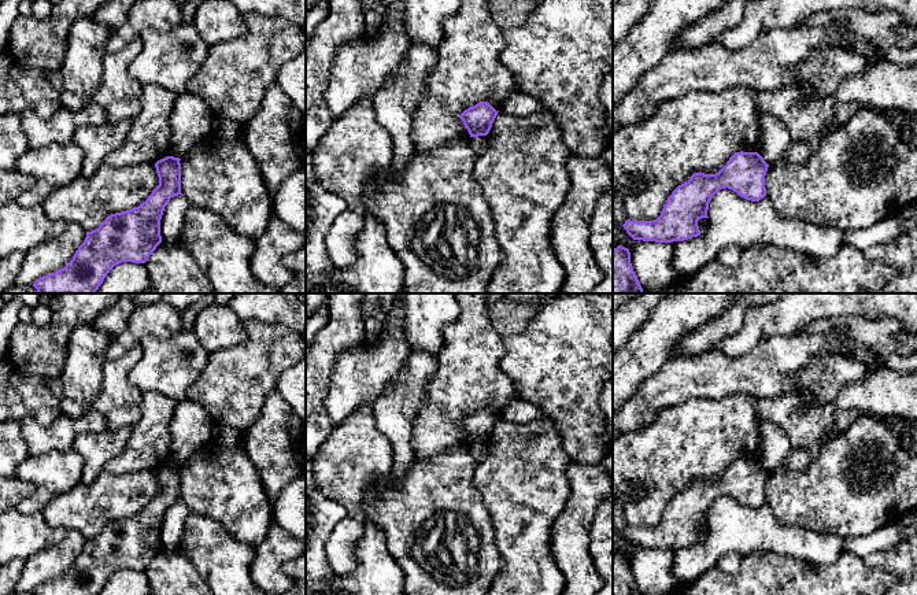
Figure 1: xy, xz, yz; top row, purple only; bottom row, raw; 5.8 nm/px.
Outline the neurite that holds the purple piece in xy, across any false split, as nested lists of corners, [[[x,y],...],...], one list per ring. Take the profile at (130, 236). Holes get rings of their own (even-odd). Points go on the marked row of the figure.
[[[166,156],[155,163],[159,185],[138,207],[108,215],[97,229],[86,232],[73,259],[60,270],[40,277],[33,287],[38,293],[95,293],[110,270],[122,263],[145,263],[162,243],[160,219],[171,197],[181,195],[180,158]]]

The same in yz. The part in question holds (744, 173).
[[[735,152],[726,165],[716,174],[694,173],[668,197],[661,215],[654,221],[631,221],[622,225],[633,240],[673,243],[700,236],[698,221],[707,217],[709,203],[720,189],[732,189],[739,196],[759,202],[766,196],[765,175],[769,165],[758,152]]]

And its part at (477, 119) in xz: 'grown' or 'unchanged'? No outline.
unchanged

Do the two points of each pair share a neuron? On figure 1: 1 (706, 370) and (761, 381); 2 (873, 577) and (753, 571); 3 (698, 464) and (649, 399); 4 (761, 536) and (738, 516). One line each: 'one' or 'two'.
1: one
2: one
3: two
4: one

